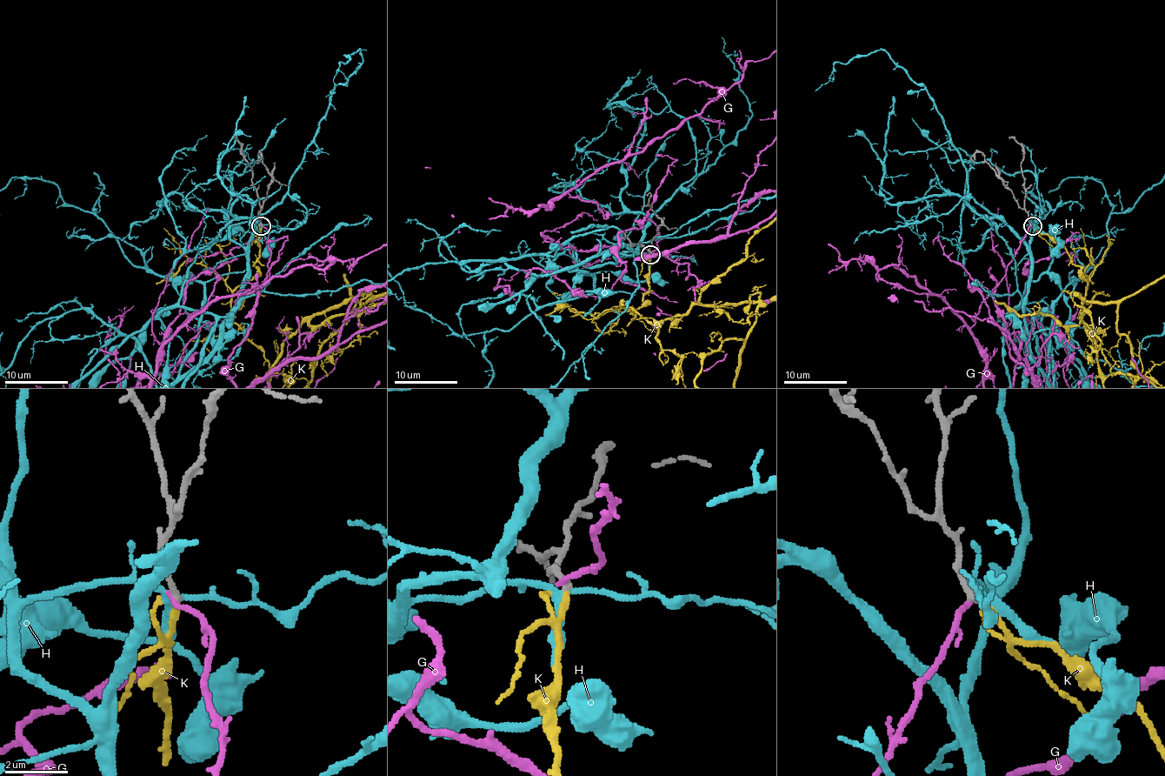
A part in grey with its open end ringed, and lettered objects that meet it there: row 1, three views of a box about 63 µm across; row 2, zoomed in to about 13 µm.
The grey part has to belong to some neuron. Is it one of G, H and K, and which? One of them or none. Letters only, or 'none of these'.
K

